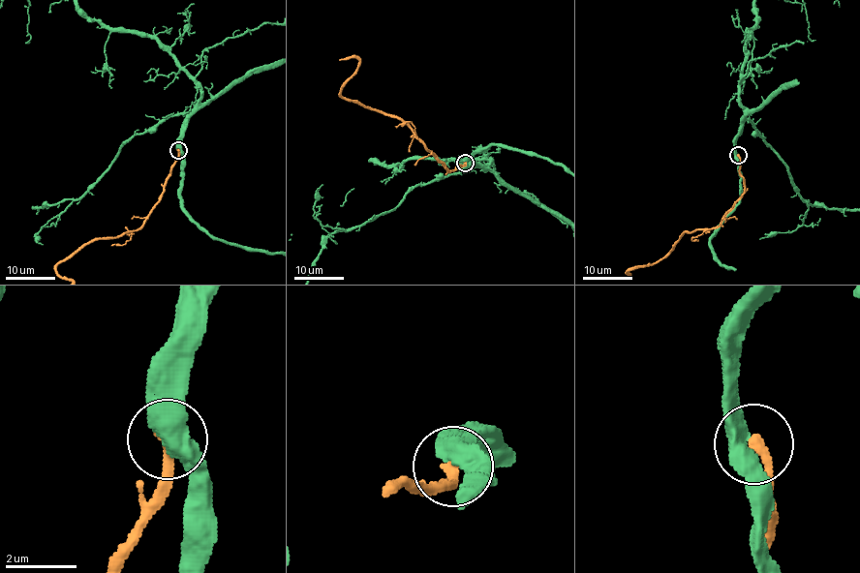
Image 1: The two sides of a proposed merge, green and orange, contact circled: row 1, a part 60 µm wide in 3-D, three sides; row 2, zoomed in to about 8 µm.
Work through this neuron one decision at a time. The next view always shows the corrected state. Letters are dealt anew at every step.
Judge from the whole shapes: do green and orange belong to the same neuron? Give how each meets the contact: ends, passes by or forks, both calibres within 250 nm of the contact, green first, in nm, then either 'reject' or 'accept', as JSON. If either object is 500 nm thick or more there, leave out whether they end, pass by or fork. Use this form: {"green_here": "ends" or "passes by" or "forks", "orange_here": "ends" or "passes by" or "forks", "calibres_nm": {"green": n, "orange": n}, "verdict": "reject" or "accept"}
{"calibres_nm": {"green": 500, "orange": 320}, "verdict": "accept"}

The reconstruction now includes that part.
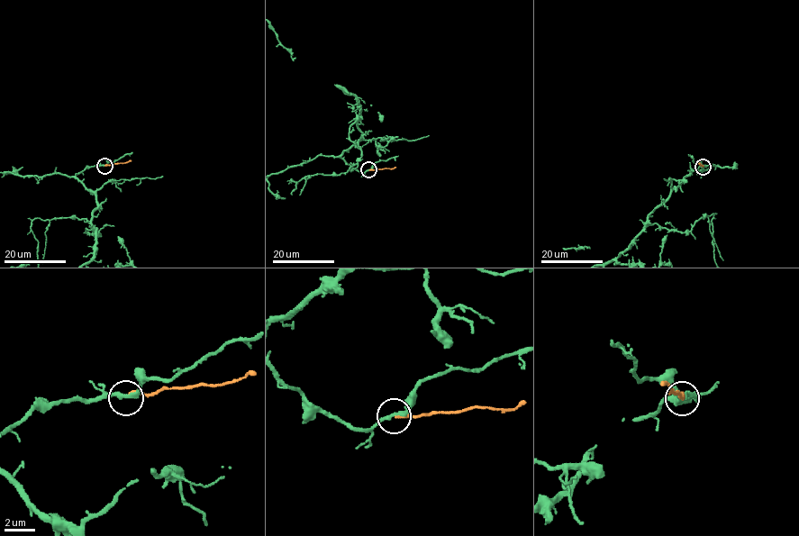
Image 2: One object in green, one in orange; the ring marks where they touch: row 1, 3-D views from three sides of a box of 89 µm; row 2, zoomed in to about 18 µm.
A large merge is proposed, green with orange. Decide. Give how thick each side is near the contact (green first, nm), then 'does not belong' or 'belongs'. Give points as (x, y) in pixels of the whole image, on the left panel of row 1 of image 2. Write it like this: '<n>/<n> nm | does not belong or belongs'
240/320 nm | belongs

